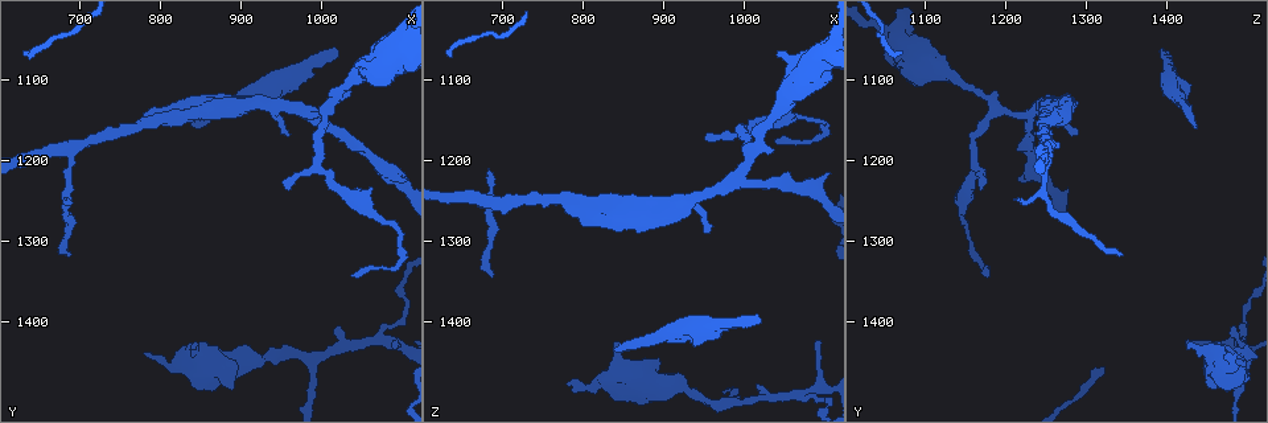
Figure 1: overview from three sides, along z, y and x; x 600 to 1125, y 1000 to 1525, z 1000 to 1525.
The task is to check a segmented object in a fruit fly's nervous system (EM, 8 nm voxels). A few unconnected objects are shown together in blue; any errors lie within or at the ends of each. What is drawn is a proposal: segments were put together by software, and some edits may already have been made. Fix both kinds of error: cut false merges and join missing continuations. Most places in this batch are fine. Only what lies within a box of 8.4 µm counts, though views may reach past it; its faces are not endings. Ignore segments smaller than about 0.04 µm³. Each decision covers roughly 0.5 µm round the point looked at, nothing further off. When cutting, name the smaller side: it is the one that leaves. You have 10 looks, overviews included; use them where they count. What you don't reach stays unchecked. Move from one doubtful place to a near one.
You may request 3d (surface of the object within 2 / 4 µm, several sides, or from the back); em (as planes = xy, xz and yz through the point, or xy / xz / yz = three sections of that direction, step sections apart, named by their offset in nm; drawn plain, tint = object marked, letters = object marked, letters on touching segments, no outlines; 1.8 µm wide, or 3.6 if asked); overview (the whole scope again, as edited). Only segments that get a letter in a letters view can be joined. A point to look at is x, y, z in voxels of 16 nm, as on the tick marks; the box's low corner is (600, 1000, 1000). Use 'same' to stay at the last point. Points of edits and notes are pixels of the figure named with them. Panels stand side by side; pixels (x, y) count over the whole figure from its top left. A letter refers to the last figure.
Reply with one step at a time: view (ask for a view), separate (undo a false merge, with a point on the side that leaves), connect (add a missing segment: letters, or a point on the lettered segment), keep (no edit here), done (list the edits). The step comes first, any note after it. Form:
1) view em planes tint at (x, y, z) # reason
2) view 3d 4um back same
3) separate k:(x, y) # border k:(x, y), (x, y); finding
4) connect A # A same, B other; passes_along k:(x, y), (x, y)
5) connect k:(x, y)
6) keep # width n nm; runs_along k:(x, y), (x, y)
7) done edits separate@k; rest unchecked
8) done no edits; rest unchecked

view em planes letters at (1015, 1065, 1395) # branch stops here

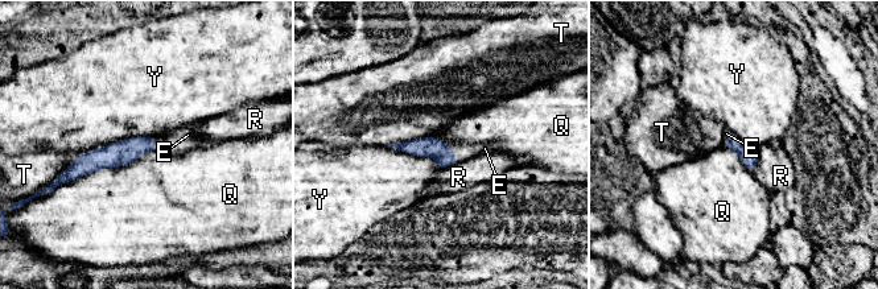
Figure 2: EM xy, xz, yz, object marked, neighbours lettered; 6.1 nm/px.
connect E # E same, Q other, R other, T other, Y other; the neuron continues

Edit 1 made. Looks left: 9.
view overview # see it whole again

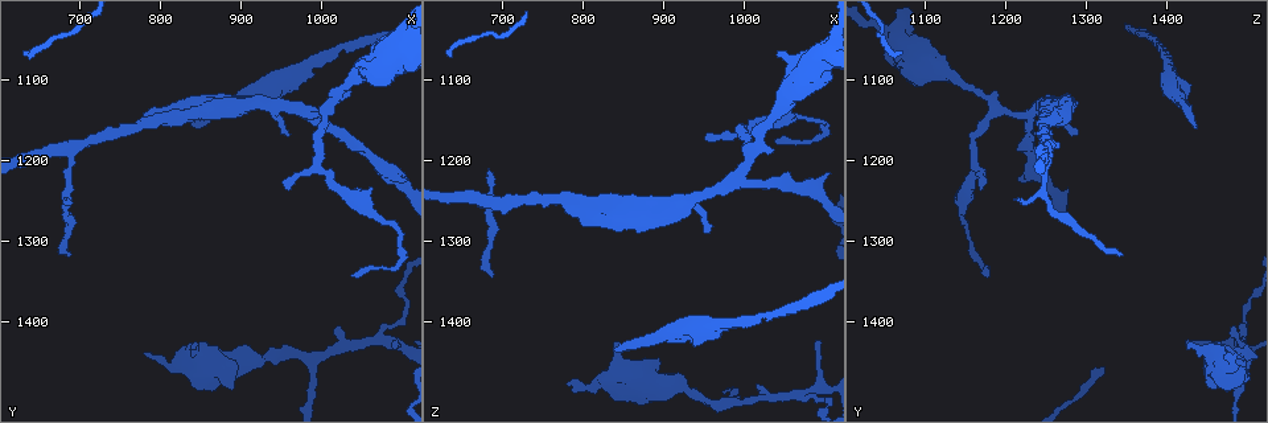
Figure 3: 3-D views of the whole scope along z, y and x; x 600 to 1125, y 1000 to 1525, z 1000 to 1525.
view 3d 4um at (1005, 1135, 1185)

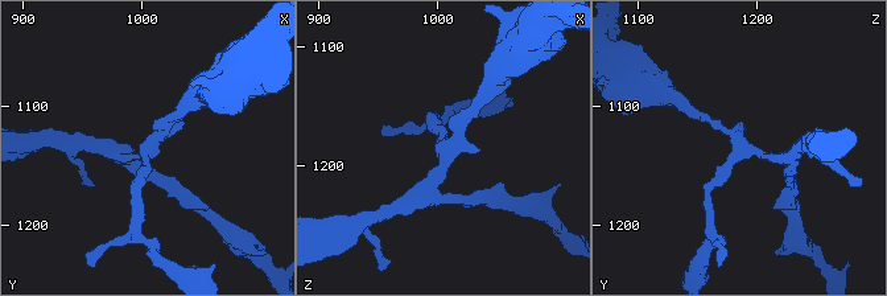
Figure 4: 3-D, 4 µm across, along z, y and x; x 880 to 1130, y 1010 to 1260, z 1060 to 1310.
view em planes tint at (1008, 1132, 1188) # arms 3; arm_widths 170, 170, 200 nm

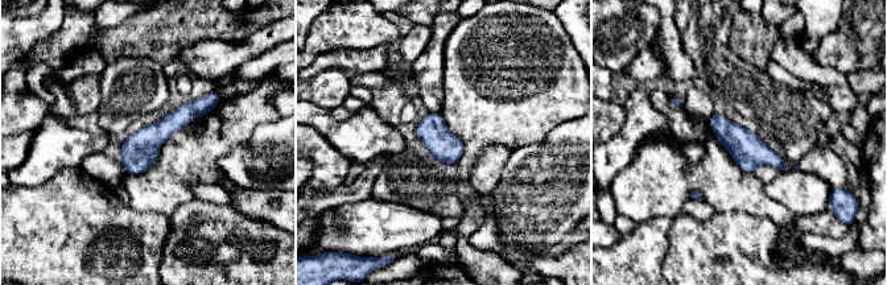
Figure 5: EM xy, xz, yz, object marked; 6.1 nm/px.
view em planes letters same

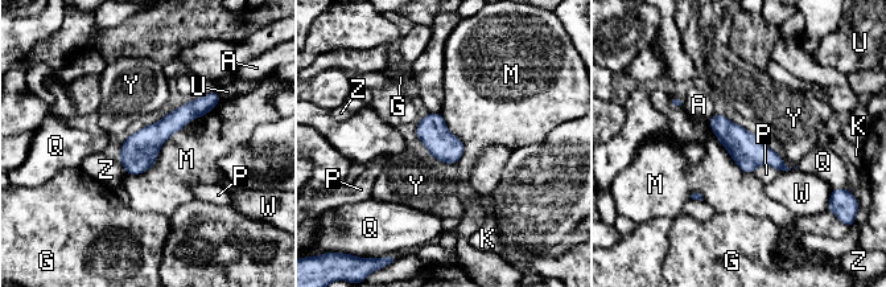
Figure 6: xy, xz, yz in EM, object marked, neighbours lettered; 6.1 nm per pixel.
keep # width 180 nm; A other, G other, K other, M other, P other, Q other, U other, W other, Y other, Z other; runs_along 6:(215, 99), (172, 122), (130, 171); continuous, no second neuron

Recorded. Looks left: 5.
view 3d 4um at (1095, 1060, 1075) # calibre changes

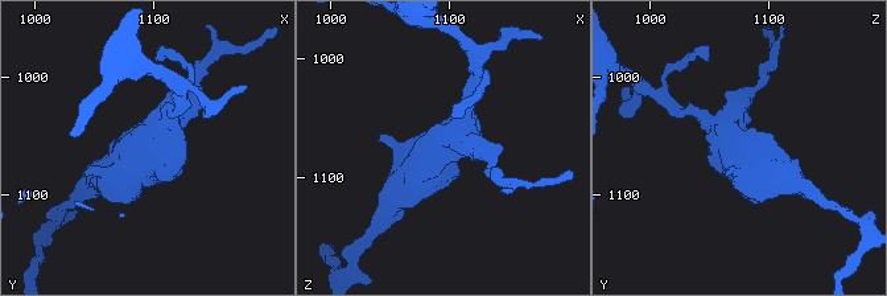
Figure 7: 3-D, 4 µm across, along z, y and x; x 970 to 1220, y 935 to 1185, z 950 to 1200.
view em 3.6um planes letters at (1096, 1058, 1070) # arms 3; arm_widths 190, 340, 550 nm; shape alone is not enough

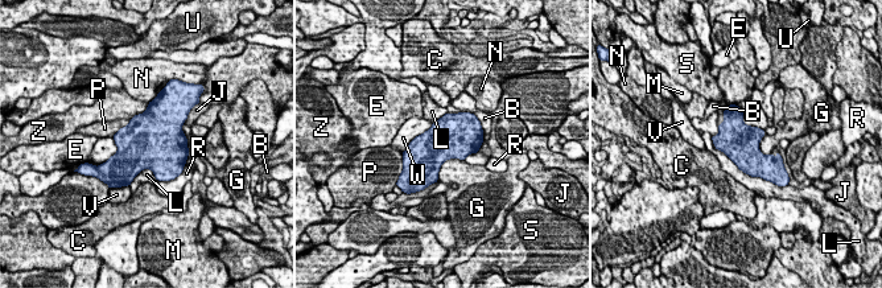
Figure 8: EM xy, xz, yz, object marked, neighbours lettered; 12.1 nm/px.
keep # width 460 nm; B other, C other, E other, G other, J other, L other, M other, N other, P other, R other, S other, U other, V other, W other, Z other; border 8:(433, 123), (419, 134), (403, 152); one neuron here

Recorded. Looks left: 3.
view em xz step 8 tint at (835, 1155, 1440) # an open end

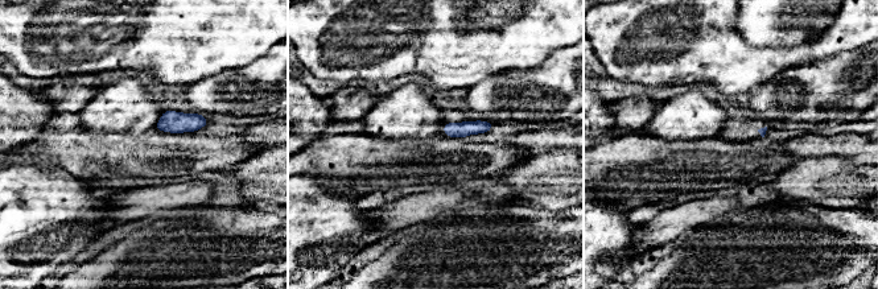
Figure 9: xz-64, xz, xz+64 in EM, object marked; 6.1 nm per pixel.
view em planes letters same

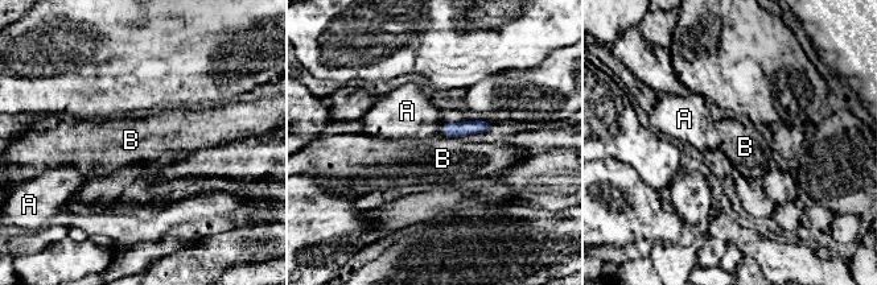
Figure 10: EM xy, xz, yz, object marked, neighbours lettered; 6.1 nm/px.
keep # A other, B other; runs_along 10:(488, 126), (445, 129); no lettered segment goes on from it

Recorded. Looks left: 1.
done edits connect@2; rest unchecked

